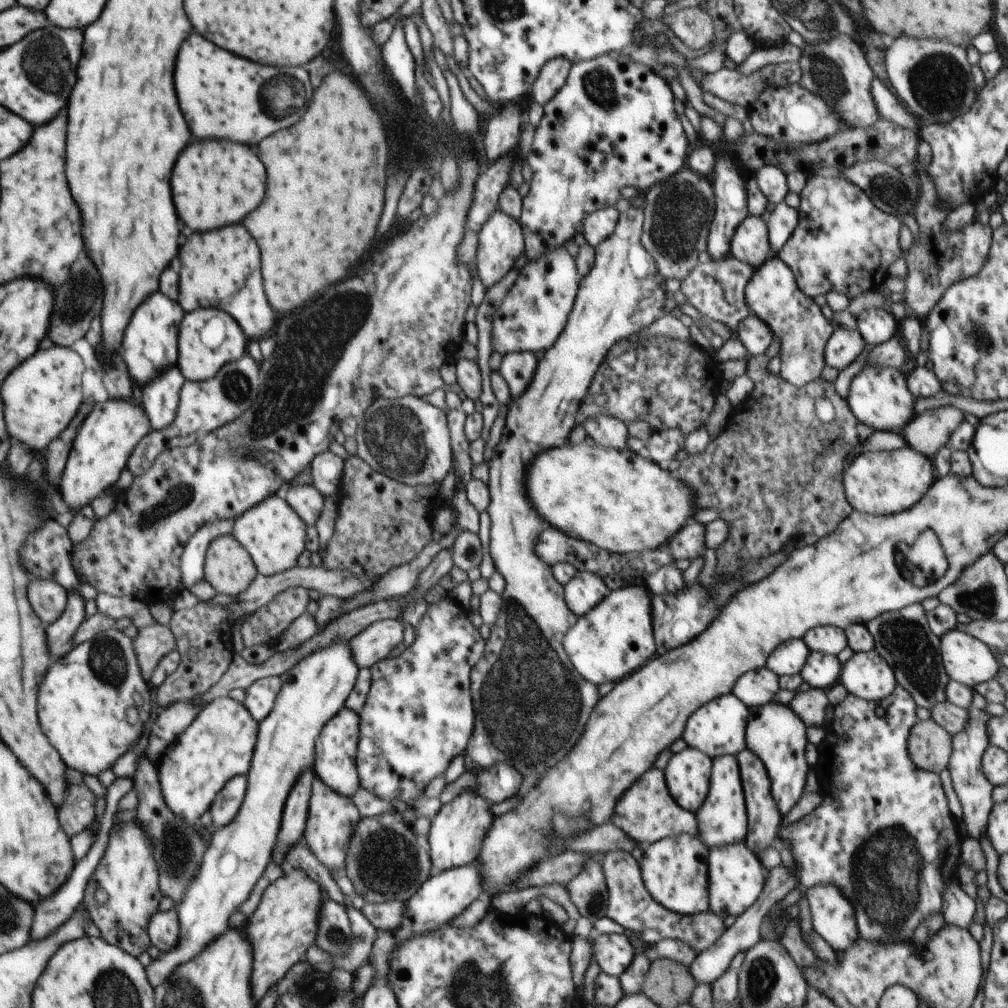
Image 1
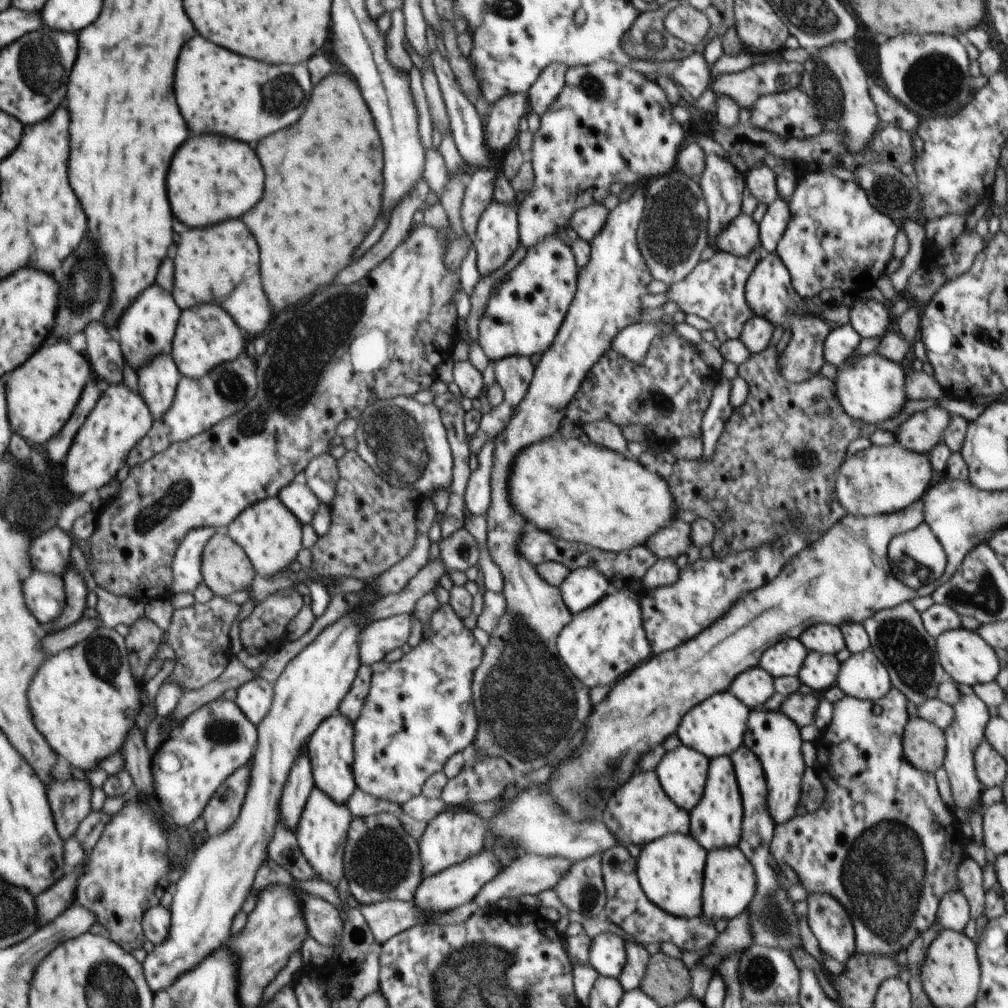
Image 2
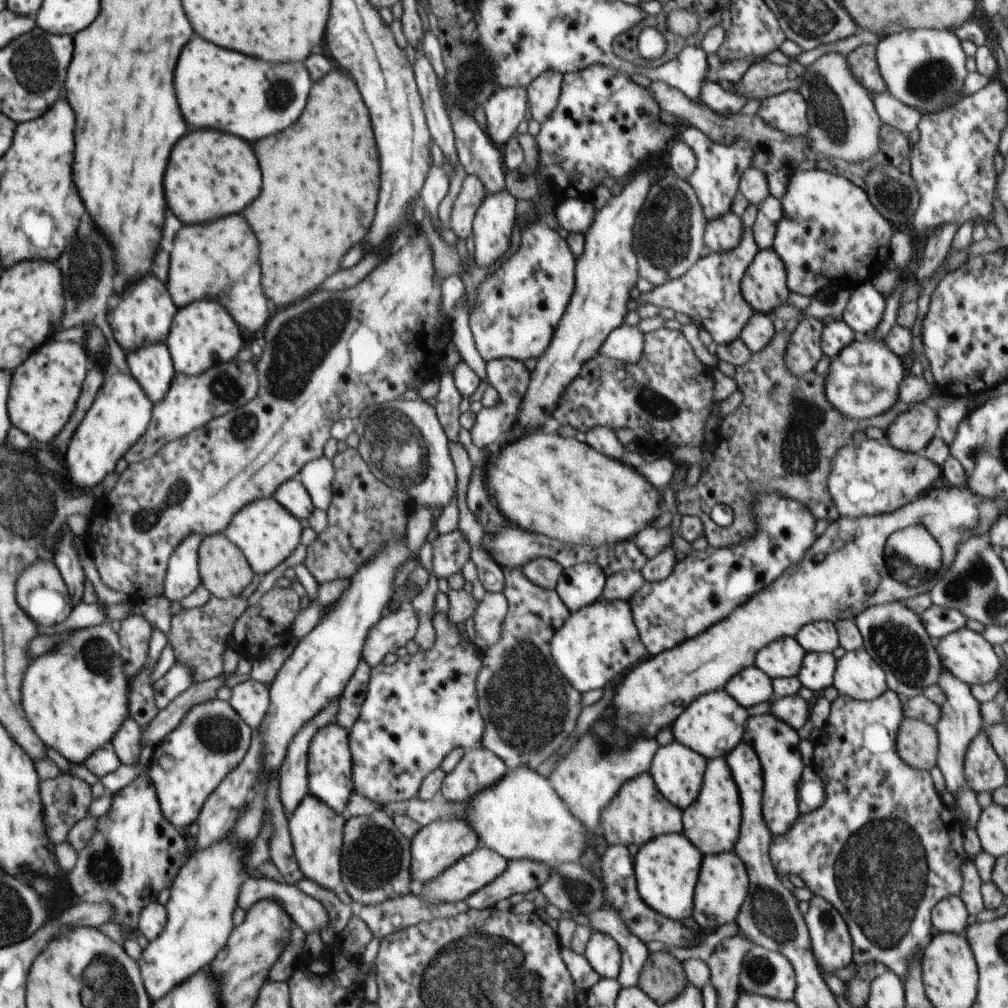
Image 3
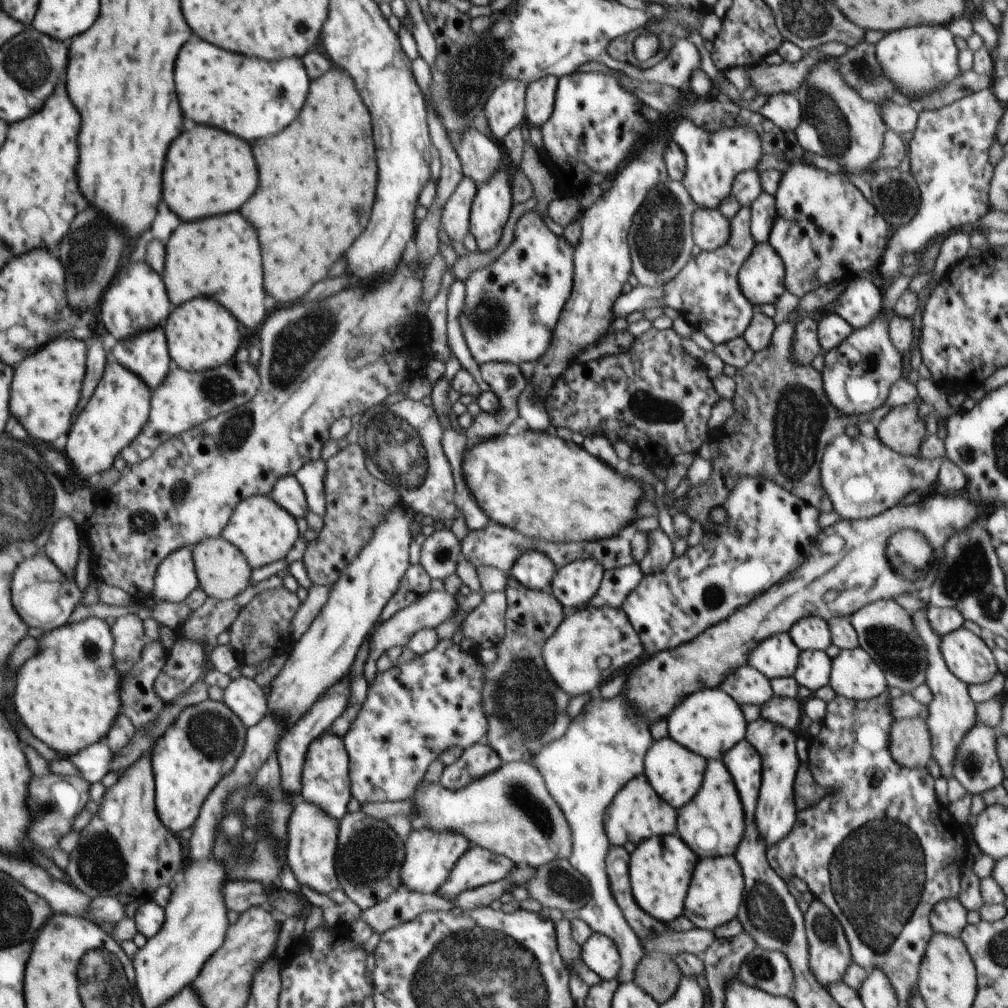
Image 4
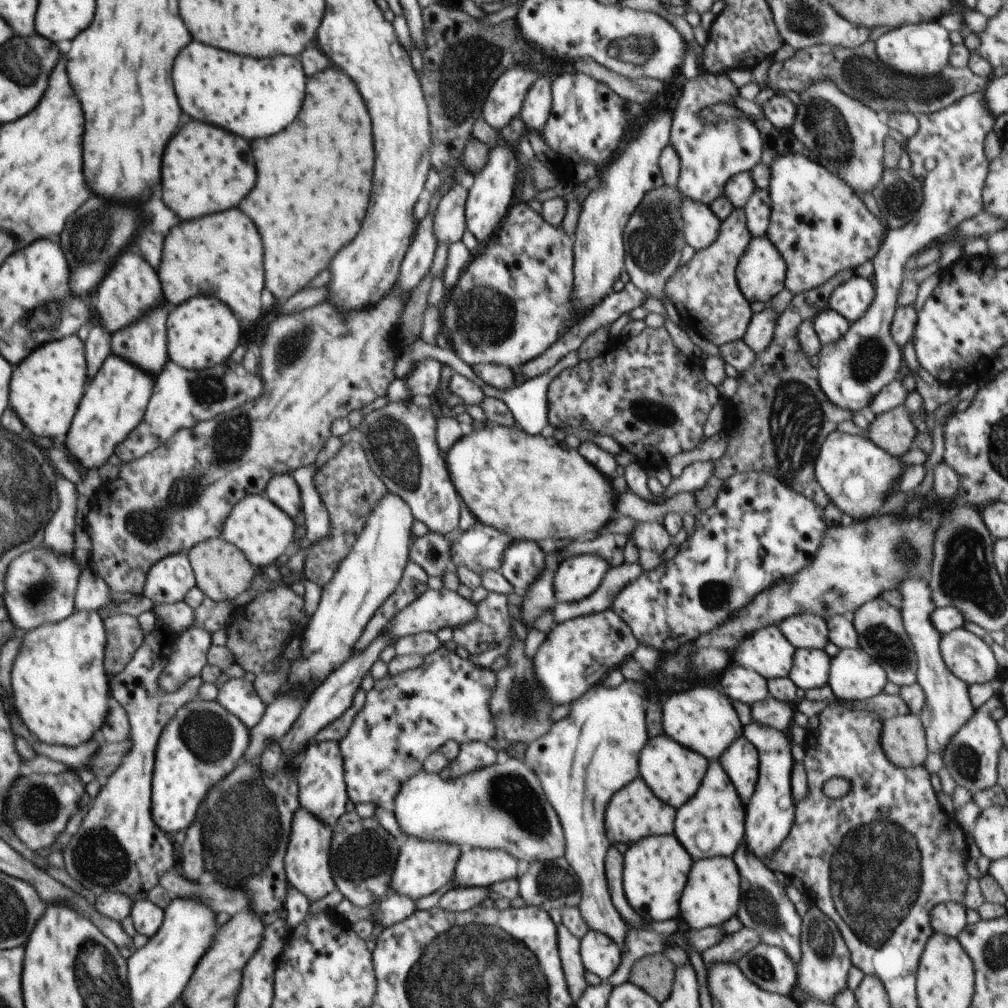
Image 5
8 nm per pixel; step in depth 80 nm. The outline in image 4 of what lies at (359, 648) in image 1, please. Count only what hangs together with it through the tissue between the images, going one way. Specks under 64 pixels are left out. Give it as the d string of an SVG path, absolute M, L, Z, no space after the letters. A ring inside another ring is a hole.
M446 590L442 592L429 591L427 594L420 596L416 602L412 602L410 606L396 612L390 620L377 624L371 631L370 638L370 654L368 654L368 660L364 664L364 678L366 678L366 684L370 686L374 682L374 678L377 676L376 661L380 656L384 655L391 647L402 646L406 647L406 642L414 636L416 632L430 628L430 630L436 630L440 624L444 624L450 616L454 616L458 610L458 602L456 602L456 596L449 594Z

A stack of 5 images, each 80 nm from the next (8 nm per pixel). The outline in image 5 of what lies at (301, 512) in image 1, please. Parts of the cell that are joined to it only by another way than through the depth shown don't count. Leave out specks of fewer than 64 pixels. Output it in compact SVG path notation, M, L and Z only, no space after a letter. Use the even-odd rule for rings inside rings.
M292 474L272 476L263 494L290 519L296 520L298 512L302 509L302 502L298 484L294 481Z

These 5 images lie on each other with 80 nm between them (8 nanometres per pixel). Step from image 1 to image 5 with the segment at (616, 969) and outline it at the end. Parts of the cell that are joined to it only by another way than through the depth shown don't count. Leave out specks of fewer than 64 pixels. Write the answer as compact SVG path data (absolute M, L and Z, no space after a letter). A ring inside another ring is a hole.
M591 929L580 939L580 956L585 970L602 981L608 981L616 972L622 958L618 944L611 937Z

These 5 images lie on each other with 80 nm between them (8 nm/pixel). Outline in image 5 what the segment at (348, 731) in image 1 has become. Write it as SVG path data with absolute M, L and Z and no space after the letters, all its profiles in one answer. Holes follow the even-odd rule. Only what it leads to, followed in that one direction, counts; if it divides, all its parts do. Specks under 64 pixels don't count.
M311 742L300 757L295 771L295 778L298 784L299 808L304 808L316 820L326 824L333 829L338 820L346 813L348 794L344 782L344 760L340 754L339 742Z

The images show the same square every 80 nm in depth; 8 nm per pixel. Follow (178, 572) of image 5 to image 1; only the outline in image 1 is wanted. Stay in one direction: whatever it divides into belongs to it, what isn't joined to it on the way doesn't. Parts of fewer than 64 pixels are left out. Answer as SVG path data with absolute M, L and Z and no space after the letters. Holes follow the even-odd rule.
M234 519L215 520L215 522L203 524L191 536L184 547L182 557L179 558L183 588L189 589L193 584L204 579L207 548L221 536L232 535L234 523Z

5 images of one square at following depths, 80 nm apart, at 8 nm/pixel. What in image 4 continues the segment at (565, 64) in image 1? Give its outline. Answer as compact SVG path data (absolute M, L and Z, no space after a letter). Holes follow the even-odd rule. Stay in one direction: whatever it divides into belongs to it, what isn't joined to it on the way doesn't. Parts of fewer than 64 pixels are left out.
M551 75L527 85L524 118L528 126L540 129L550 119L558 80L559 78Z

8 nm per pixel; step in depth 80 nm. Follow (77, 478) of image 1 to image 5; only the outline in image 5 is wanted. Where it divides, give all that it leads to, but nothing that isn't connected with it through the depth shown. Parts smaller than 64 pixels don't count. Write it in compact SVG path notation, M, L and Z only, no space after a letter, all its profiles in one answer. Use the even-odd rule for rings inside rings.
M110 354L104 360L94 380L88 384L88 390L78 404L78 412L74 414L71 431L67 433L66 450L82 469L100 469L114 454L116 446L134 433L143 423L154 389L154 373L116 354Z

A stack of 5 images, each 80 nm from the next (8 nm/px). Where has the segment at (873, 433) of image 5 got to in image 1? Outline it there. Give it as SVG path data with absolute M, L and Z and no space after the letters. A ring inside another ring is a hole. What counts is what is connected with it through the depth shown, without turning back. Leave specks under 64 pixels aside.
M952 405L927 410L916 415L904 428L905 439L910 448L933 458L944 446L948 445L951 434L958 428L958 425L965 420L965 413Z

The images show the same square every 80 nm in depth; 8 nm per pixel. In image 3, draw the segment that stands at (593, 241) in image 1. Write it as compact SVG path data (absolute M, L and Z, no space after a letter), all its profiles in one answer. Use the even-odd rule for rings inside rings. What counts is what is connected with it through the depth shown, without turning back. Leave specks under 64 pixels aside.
M570 196L564 202L558 203L553 211L562 228L569 233L582 235L588 232L588 228L592 226L592 220L596 216L596 208L578 196Z

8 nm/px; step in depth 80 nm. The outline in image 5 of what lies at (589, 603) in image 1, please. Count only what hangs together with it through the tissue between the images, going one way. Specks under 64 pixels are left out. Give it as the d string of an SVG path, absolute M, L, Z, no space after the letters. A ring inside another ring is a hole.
M576 554L561 561L554 576L558 602L579 602L591 596L602 584L610 566L596 554Z

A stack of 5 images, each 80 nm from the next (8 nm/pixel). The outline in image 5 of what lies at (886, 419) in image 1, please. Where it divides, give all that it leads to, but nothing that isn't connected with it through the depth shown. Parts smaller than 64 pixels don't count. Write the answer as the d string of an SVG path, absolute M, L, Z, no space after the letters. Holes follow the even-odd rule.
M976 92L964 96L956 103L947 108L929 114L920 114L917 116L919 121L919 130L908 140L906 150L908 152L912 172L920 184L922 184L923 202L916 216L908 223L898 229L890 229L883 238L879 252L872 258L874 264L874 274L870 278L874 286L874 300L860 316L860 320L850 323L848 332L833 344L821 344L818 352L818 366L816 367L816 376L818 384L824 395L839 408L848 411L864 412L872 398L886 386L896 379L896 375L902 366L903 352L900 346L894 342L891 334L891 323L897 308L897 296L906 278L906 262L912 256L918 256L924 250L933 245L944 242L951 237L956 226L964 220L974 218L984 207L982 204L982 192L984 189L984 180L988 176L988 160L984 154L984 140L988 132L993 130L995 118L986 108L984 102L984 93Z

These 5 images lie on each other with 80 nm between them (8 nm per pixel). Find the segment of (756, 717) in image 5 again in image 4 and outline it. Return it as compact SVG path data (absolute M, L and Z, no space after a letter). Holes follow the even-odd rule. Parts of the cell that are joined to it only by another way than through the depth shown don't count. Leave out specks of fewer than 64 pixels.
M773 698L760 706L760 718L784 726L790 731L800 730L803 702L797 699Z

